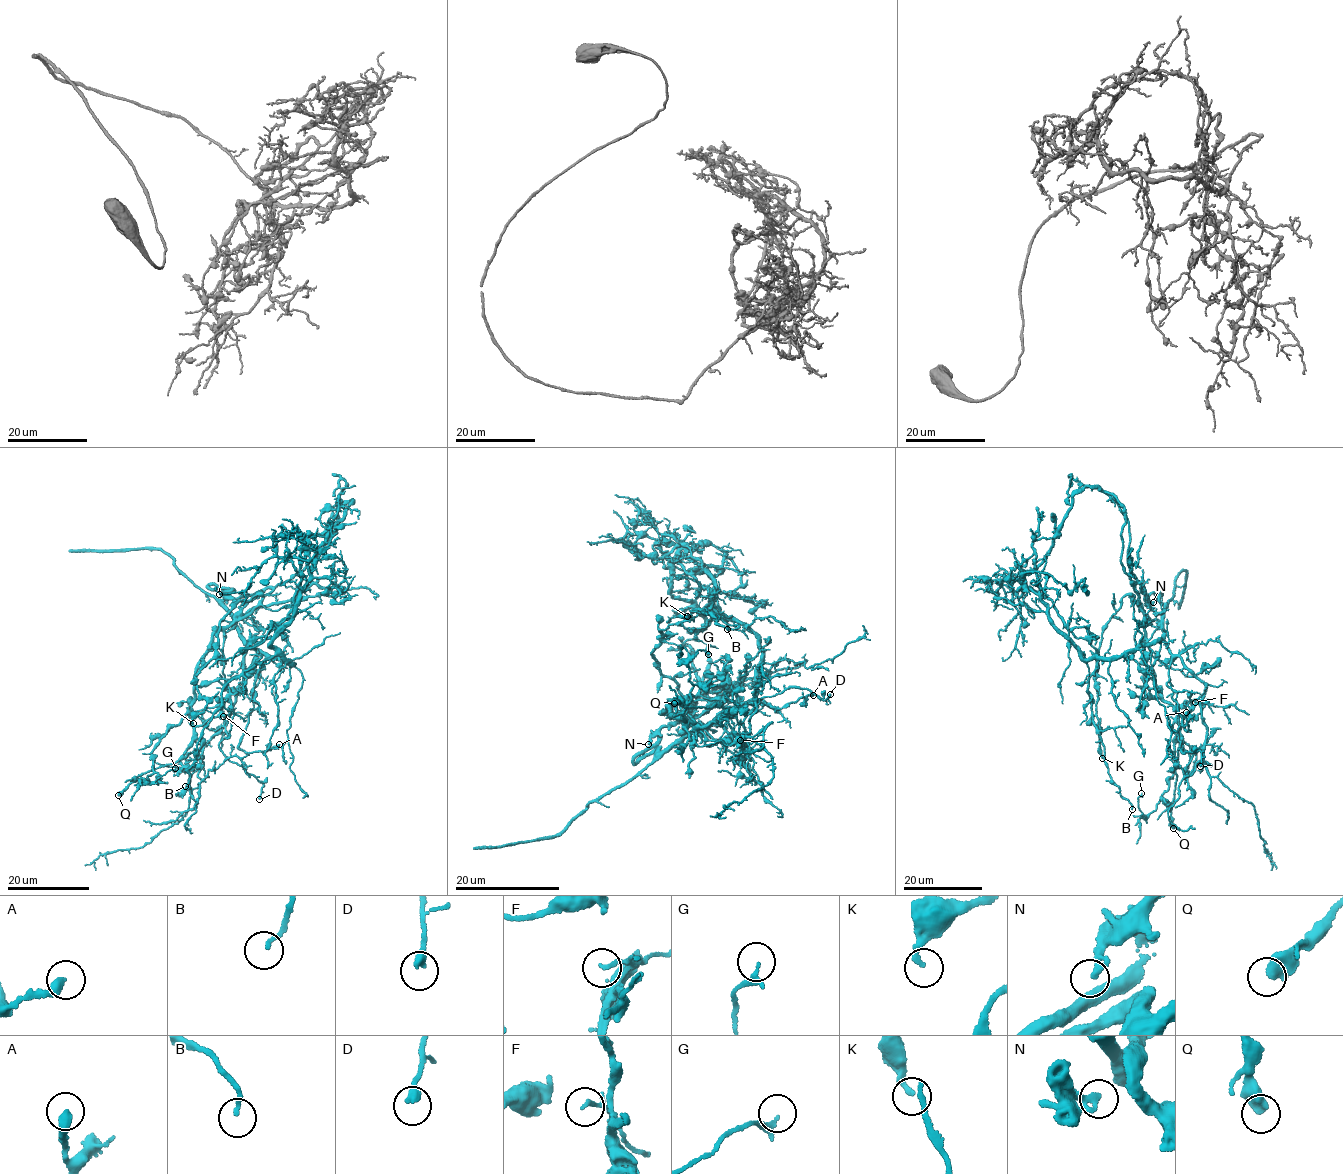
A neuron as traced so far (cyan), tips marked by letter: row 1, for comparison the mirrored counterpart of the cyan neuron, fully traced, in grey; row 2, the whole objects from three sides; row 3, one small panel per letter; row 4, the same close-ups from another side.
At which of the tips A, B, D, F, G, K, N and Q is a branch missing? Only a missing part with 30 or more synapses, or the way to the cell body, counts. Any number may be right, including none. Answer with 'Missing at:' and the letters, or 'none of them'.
Missing at: none of them

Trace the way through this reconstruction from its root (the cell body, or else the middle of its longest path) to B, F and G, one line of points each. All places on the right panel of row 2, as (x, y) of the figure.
B: (1160, 641), (1141, 643), (1113, 660), (1099, 660), (1087, 683), (1094, 727), (1104, 746), (1108, 773), (1132, 809)
F: (1160, 641), (1164, 641), (1170, 652), (1179, 656), (1204, 685), (1203, 696), (1195, 702)
G: (1160, 641), (1161, 626), (1145, 641), (1144, 657), (1176, 710), (1176, 760), (1169, 789), (1147, 815), (1141, 793)

